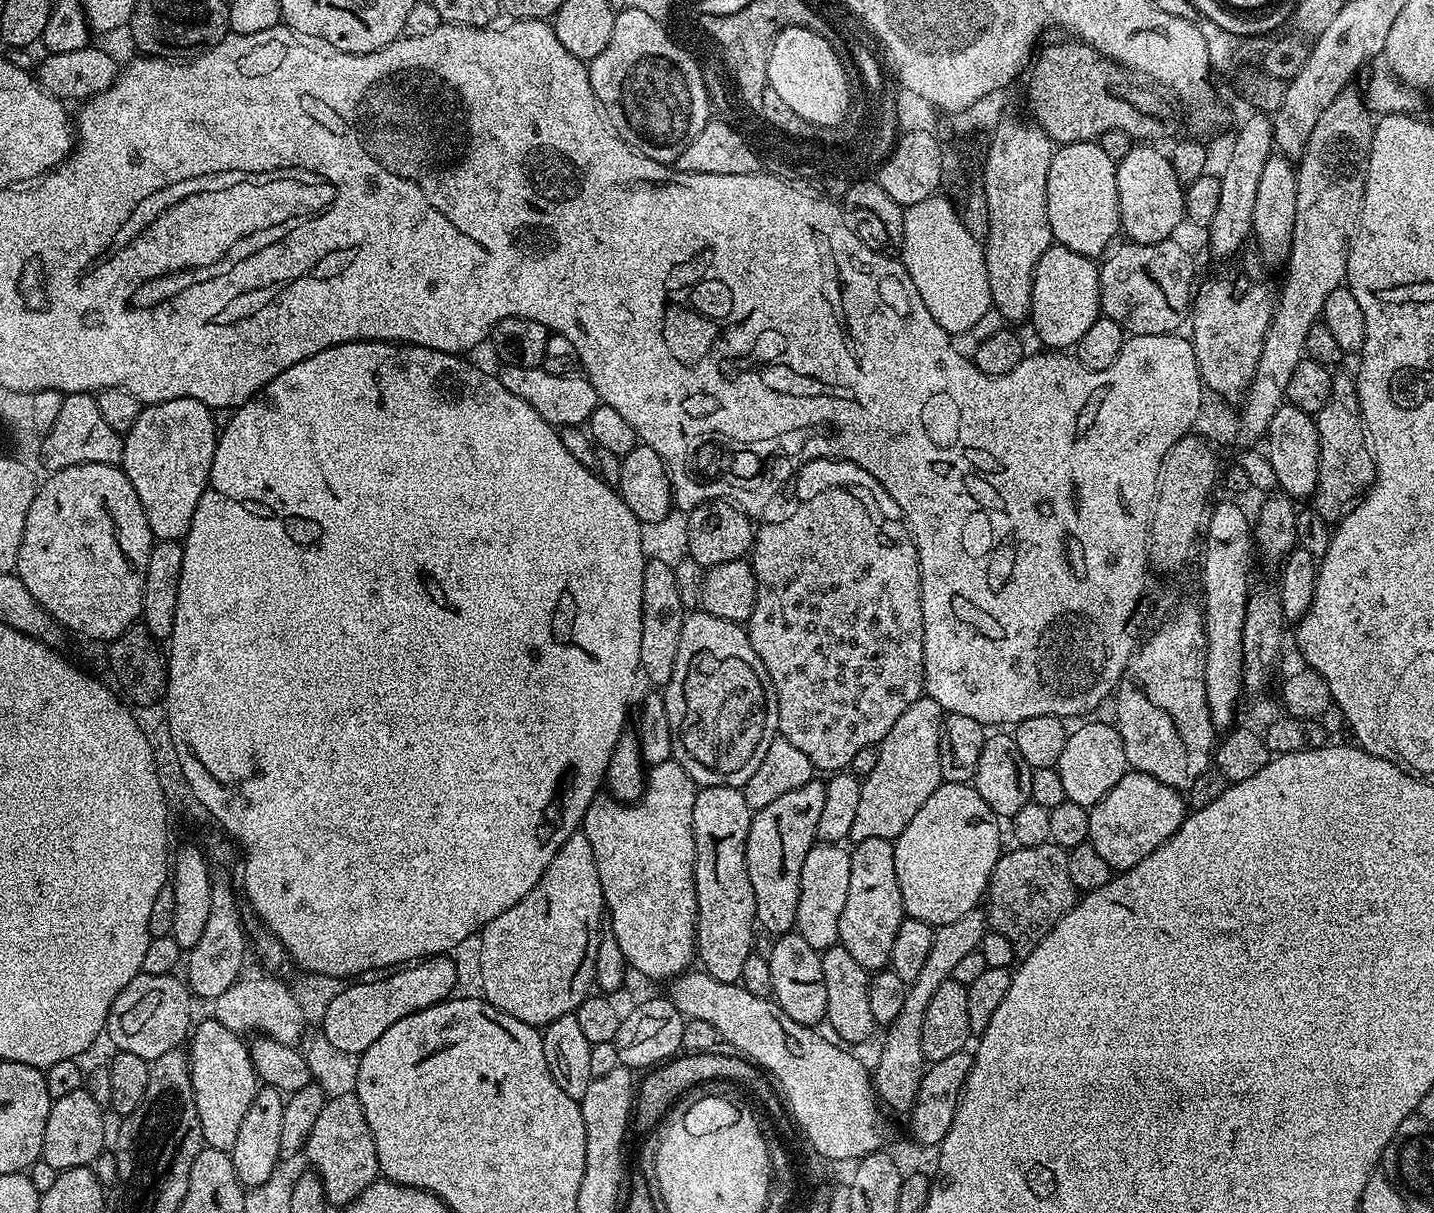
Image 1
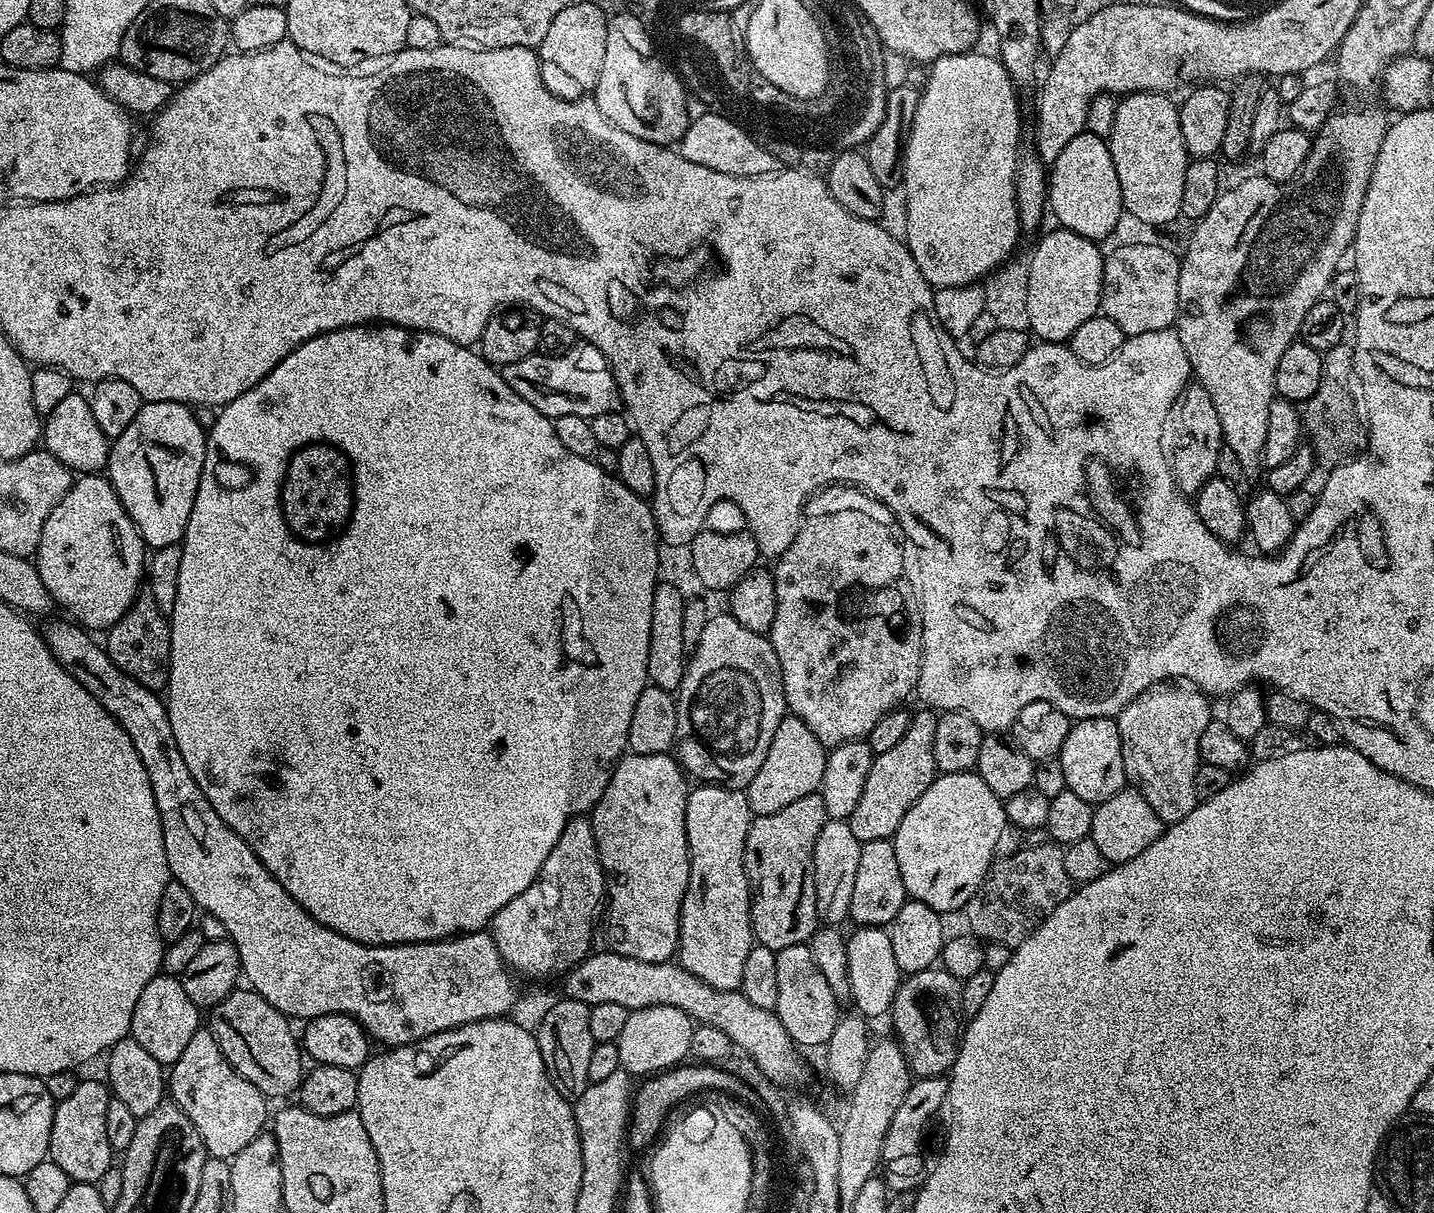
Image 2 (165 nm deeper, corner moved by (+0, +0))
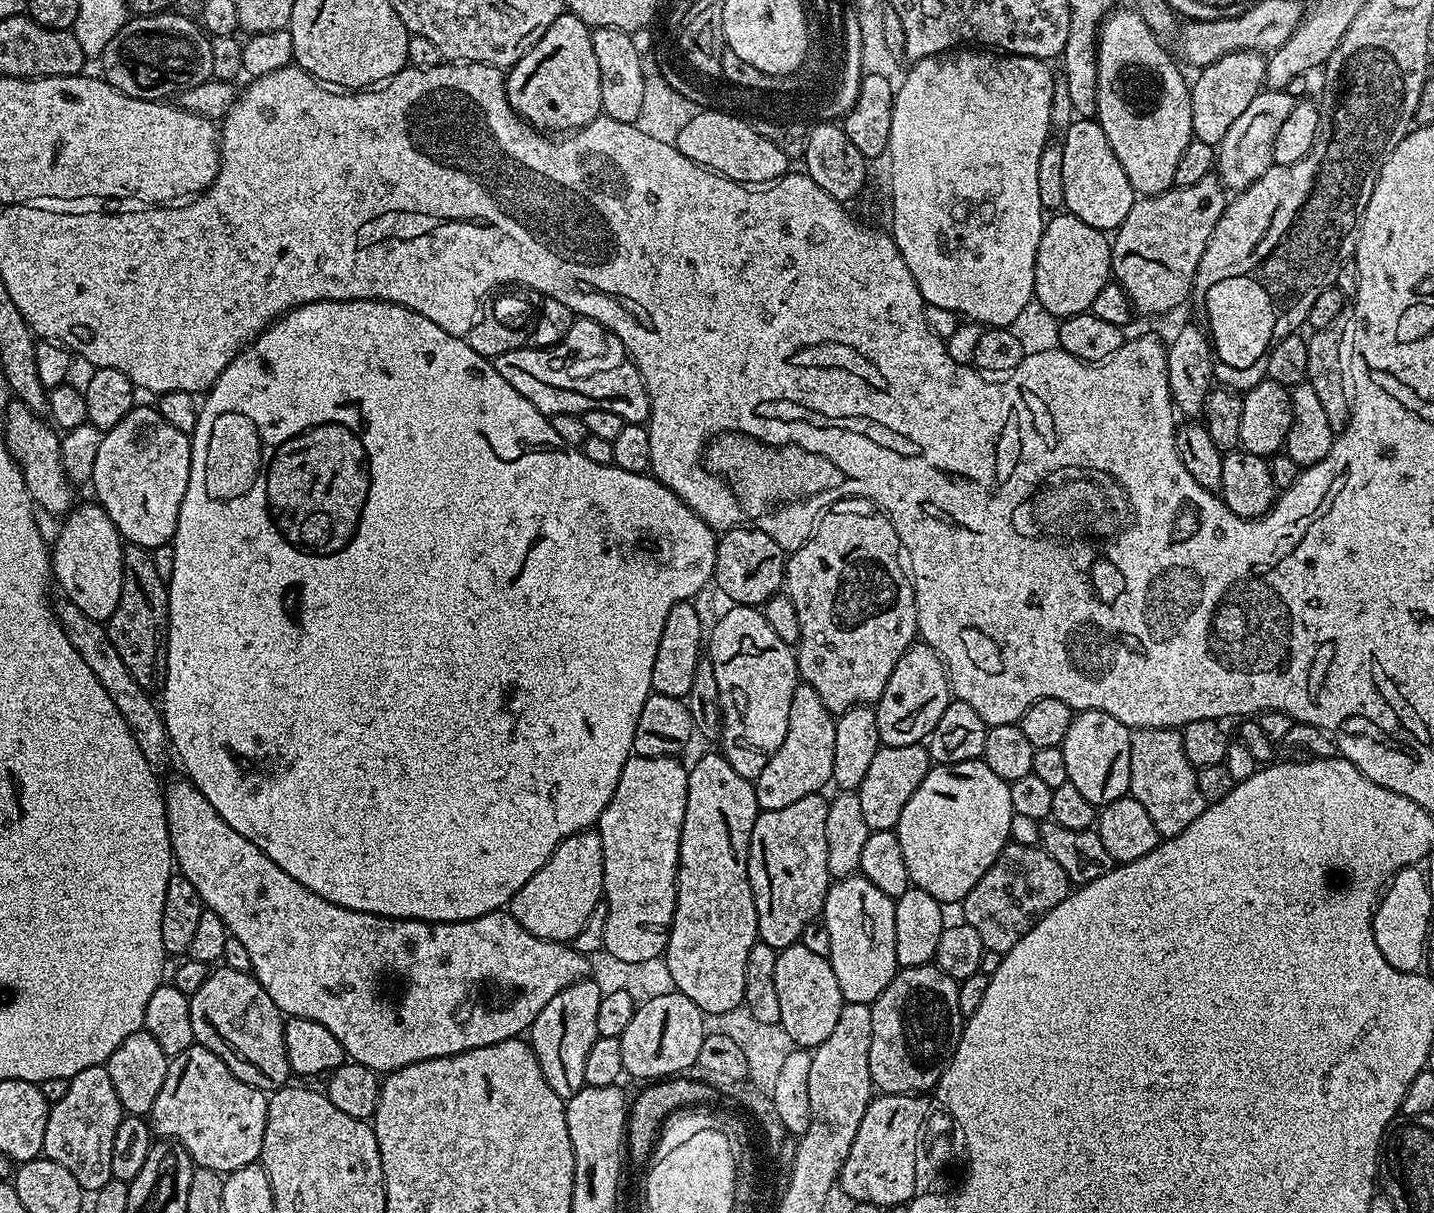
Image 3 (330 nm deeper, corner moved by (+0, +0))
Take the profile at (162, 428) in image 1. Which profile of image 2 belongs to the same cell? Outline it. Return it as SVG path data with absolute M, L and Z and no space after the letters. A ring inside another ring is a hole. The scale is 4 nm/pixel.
M173 400L141 403L138 414L134 414L134 422L130 422L122 434L114 437L108 449L108 481L114 486L126 514L134 522L145 545L152 550L180 544L190 522L190 510L194 510L194 498L198 494L198 482L206 462L208 437L205 425L200 425L199 418L192 412L195 411L189 405Z

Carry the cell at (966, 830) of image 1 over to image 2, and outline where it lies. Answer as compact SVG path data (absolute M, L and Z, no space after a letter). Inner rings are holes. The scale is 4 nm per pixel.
M970 771L937 775L926 794L906 810L902 826L891 839L908 896L926 902L926 906L941 914L959 908L961 911L988 877L1004 828L1003 803L979 774Z

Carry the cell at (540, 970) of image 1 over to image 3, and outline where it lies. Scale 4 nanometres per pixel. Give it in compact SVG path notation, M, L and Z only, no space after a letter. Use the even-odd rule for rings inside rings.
M599 831L575 832L550 854L550 858L514 894L507 911L530 934L559 944L572 942L586 926L593 911L599 909L604 895L604 855Z

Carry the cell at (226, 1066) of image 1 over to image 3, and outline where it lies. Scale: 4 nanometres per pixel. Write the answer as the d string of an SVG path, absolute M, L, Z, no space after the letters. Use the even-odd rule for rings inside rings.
M193 1042L186 1050L182 1050L182 1054L169 1059L166 1082L162 1082L158 1098L154 1098L150 1127L157 1137L175 1140L177 1144L182 1145L190 1154L195 1167L227 1174L259 1161L267 1113L268 1096L265 1093L242 1082L229 1070L226 1062L222 1062L222 1058Z

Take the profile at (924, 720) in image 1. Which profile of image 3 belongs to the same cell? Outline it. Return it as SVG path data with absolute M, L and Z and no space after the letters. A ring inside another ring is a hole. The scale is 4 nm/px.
M923 743L889 748L882 746L878 754L874 754L874 762L870 762L870 770L866 770L866 778L862 778L862 786L858 790L862 818L866 818L869 832L890 832L895 829L898 818L902 818L902 810L906 810L906 802L914 798L914 790L922 786L922 778L926 778L933 764Z

